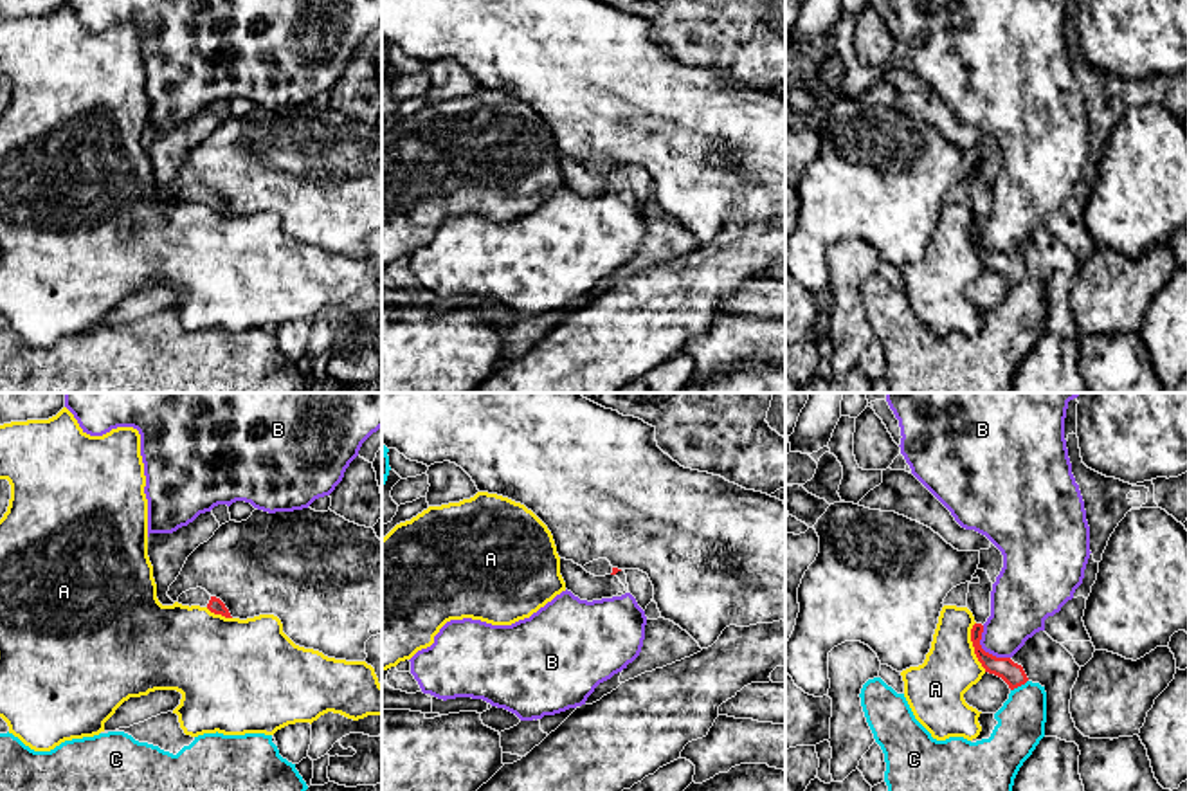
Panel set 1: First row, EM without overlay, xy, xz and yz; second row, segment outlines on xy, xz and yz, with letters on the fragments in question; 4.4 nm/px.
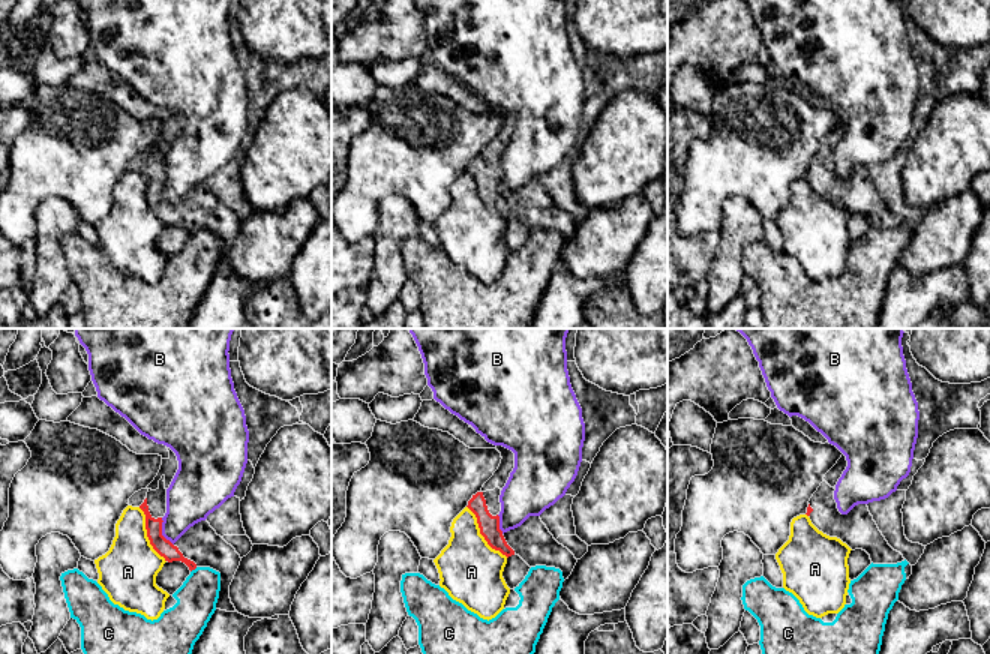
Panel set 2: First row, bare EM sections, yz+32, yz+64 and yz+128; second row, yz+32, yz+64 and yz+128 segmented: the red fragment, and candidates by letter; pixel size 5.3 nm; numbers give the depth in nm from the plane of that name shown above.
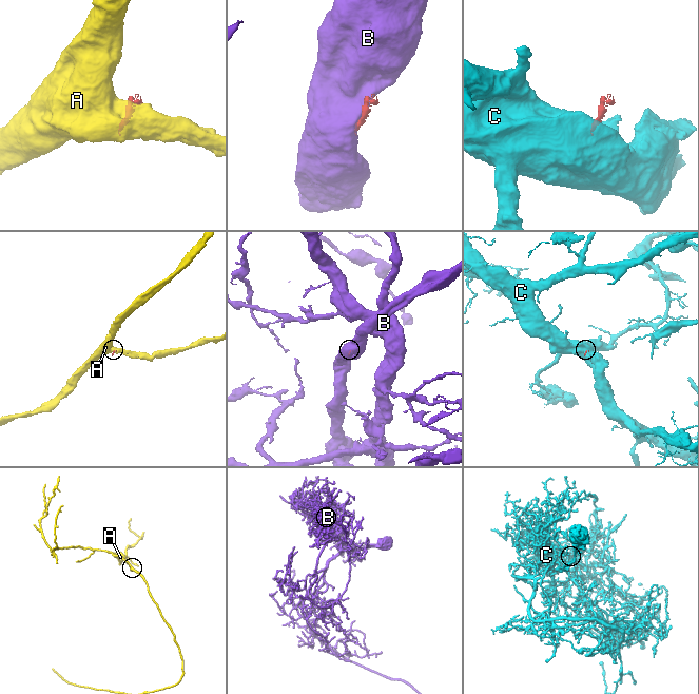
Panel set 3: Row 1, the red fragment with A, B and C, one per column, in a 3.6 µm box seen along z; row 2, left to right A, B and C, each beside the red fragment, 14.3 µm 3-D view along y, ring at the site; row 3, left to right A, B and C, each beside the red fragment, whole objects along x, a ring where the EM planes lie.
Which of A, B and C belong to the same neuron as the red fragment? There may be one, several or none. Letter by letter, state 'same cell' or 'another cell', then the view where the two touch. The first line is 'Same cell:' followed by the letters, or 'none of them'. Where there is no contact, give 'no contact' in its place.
Same cell: none of them
A: another cell; contact in yz
B: another cell; contact in yz
C: another cell; contact in yz

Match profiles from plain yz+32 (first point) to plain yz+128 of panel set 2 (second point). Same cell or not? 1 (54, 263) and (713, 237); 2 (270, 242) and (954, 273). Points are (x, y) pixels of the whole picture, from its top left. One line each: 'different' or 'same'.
1: different
2: different

